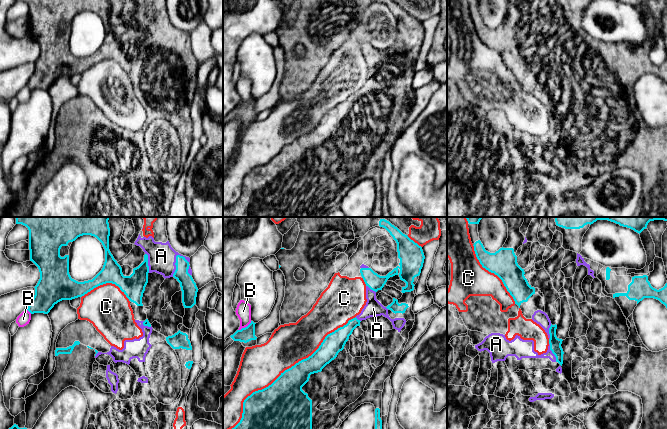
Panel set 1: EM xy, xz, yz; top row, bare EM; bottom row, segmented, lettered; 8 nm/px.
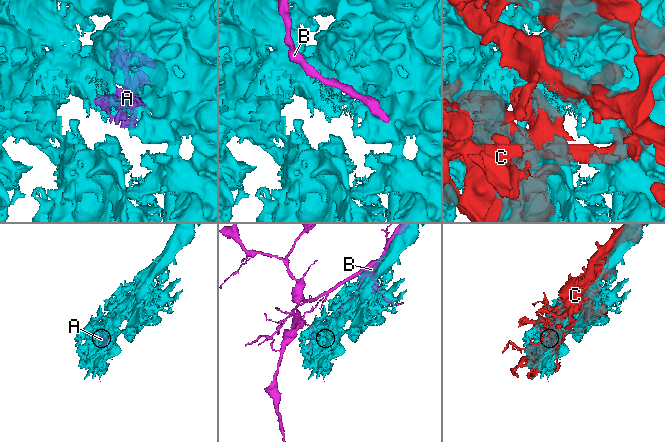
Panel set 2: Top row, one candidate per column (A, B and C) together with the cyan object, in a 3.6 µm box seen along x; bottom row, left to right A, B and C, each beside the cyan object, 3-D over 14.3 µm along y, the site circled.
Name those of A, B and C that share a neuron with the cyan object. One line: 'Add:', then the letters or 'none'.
Add: A

